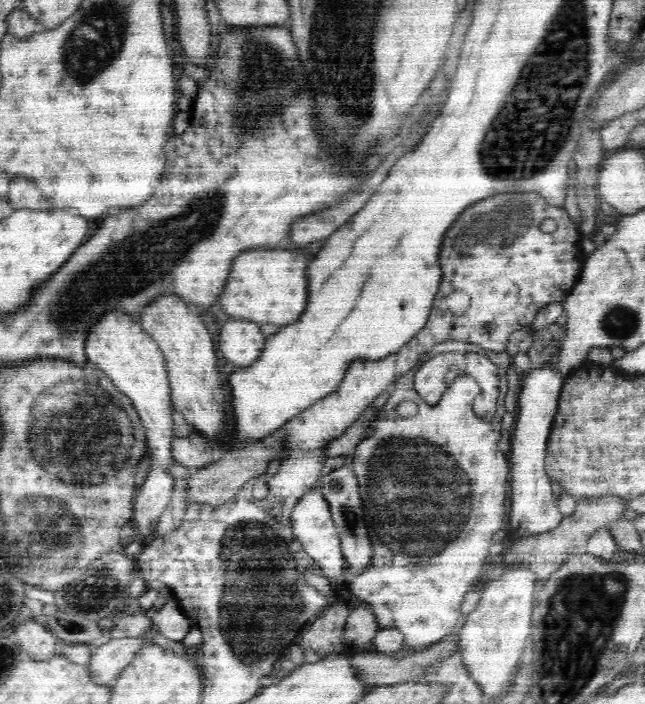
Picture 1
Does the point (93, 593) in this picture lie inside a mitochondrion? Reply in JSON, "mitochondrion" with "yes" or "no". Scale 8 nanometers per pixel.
{"mitochondrion":"yes"}

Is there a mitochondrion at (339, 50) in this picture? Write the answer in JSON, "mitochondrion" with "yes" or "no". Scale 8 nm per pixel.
{"mitochondrion":"yes"}

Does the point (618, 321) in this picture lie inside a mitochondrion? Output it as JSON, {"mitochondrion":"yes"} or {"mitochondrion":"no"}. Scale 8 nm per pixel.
{"mitochondrion":"yes"}

